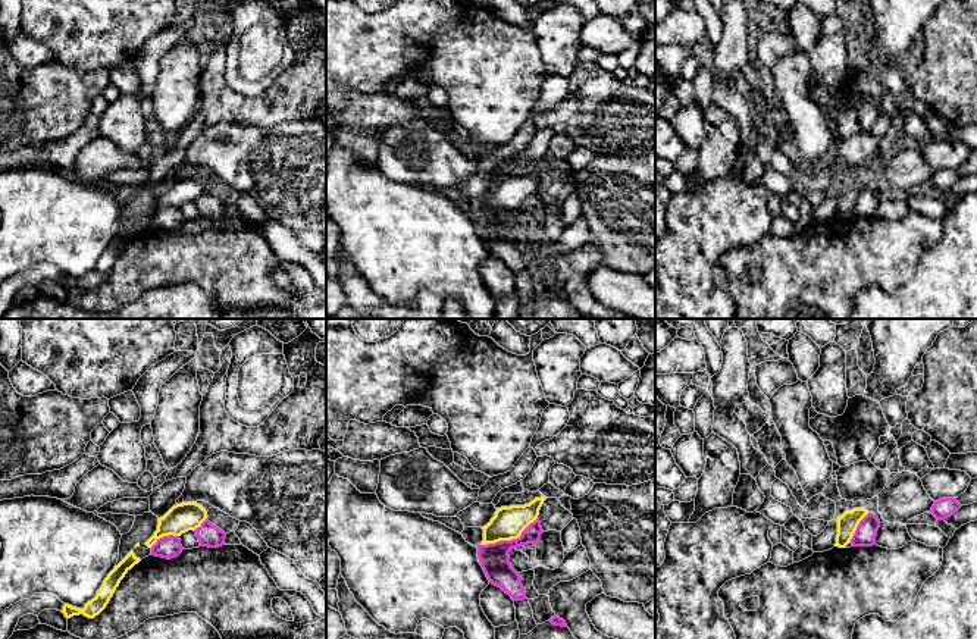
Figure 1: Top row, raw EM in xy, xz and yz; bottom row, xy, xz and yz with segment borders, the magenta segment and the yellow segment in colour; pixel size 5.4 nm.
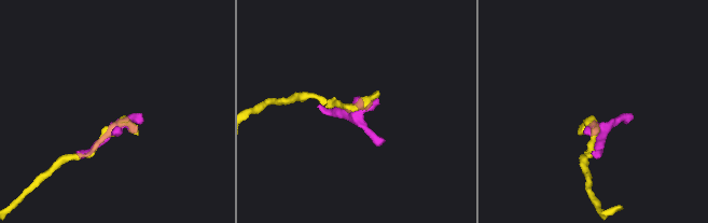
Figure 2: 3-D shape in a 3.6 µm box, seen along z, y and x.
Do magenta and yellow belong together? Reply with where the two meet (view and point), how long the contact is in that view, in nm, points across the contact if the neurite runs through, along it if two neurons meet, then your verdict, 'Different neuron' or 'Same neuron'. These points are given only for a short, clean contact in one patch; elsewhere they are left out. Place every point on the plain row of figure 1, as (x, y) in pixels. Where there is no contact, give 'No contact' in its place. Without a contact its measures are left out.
Touches magenta at xz (509, 212). Shared border 340 nm. Same neuron

